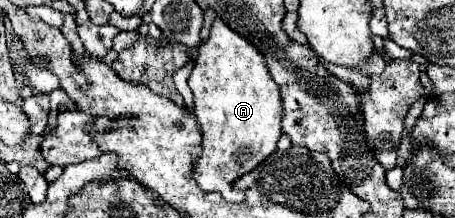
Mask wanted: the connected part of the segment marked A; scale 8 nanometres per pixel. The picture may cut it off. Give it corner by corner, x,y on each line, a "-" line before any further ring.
217,18
209,40
197,48
189,88
193,92
193,114
203,138
203,152
195,166
197,184
201,190
219,192
229,202
243,202
245,198
233,190
233,182
273,154
281,138
283,102
279,86
269,76
261,52

